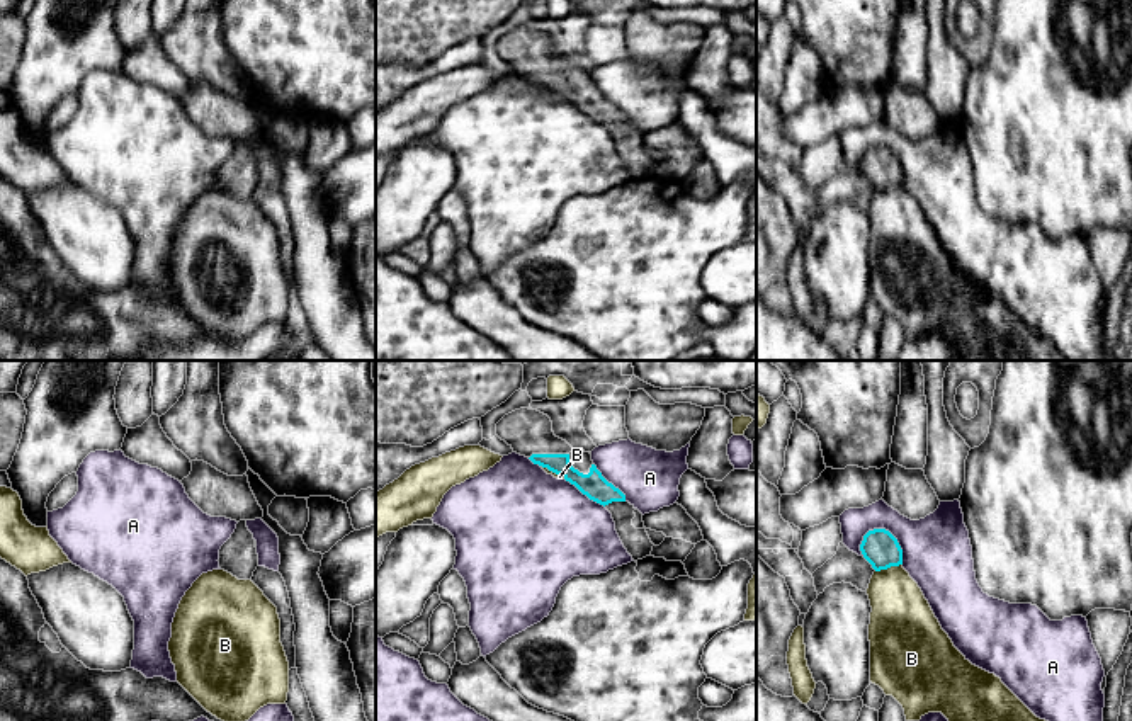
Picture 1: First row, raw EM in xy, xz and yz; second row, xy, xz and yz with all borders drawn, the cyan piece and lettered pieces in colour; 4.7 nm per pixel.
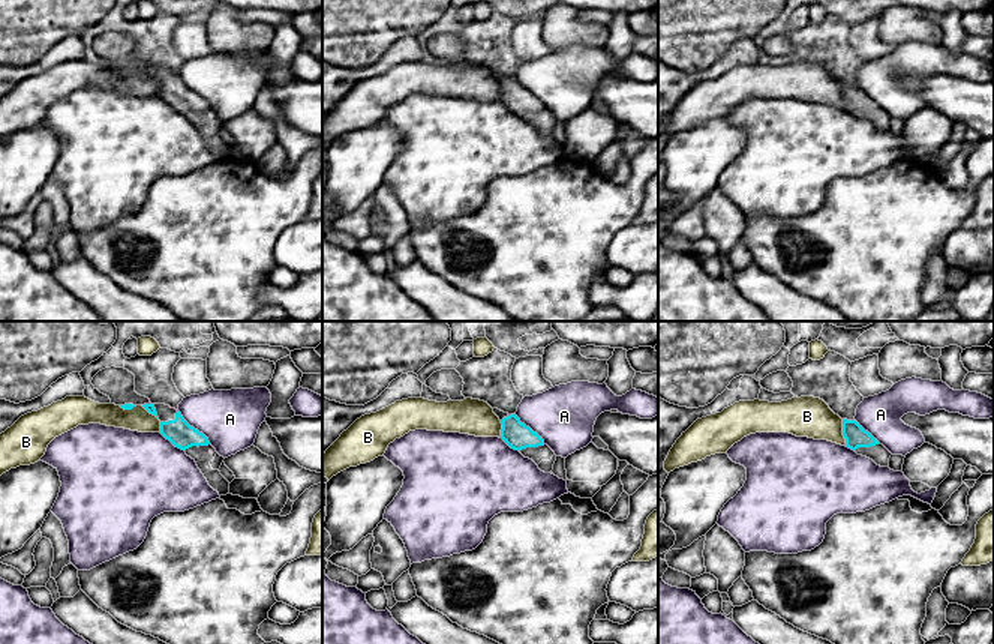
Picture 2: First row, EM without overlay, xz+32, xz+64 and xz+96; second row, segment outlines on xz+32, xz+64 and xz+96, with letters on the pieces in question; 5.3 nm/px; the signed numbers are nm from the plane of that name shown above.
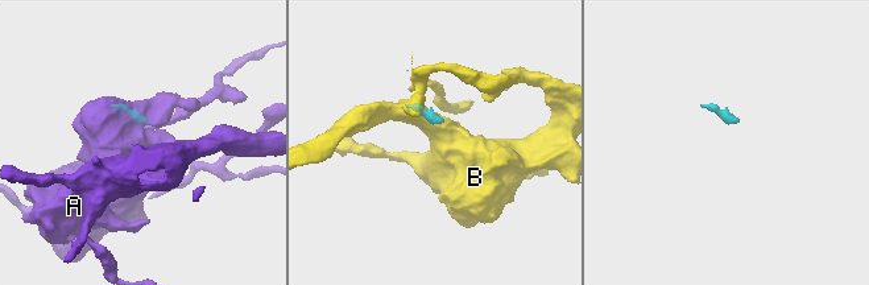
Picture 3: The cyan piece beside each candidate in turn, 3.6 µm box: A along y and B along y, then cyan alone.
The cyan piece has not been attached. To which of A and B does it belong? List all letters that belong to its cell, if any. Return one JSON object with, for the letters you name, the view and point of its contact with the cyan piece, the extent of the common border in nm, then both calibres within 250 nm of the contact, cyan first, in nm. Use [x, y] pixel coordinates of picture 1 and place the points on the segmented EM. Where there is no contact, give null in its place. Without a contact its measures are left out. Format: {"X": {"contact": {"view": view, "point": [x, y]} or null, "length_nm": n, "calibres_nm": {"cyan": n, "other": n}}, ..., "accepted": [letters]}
{"accepted": []}

